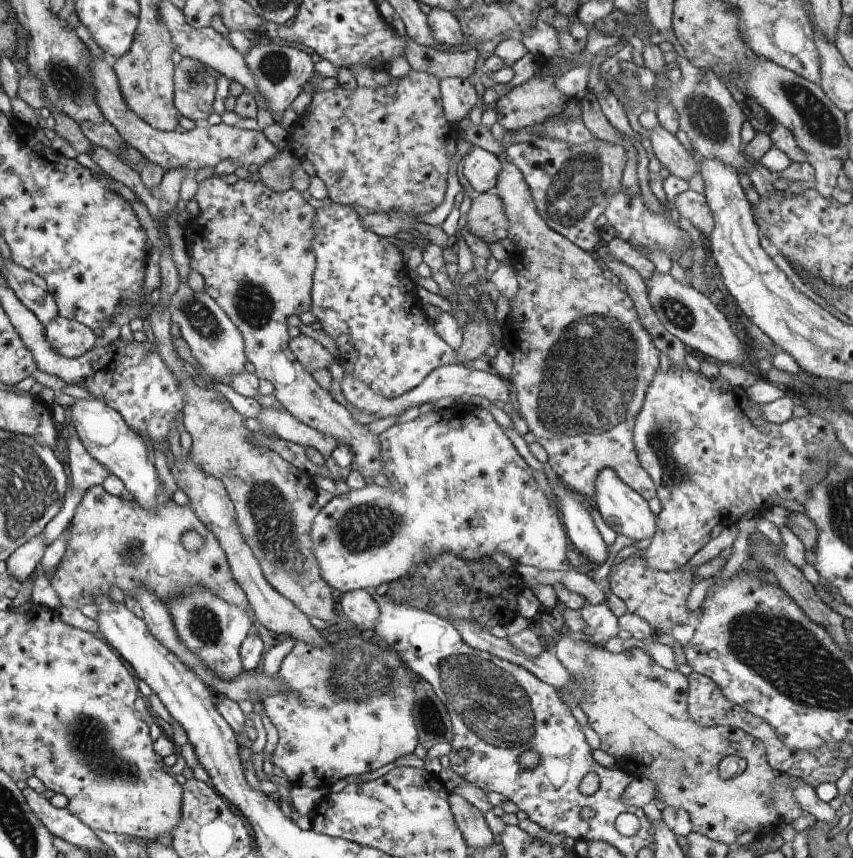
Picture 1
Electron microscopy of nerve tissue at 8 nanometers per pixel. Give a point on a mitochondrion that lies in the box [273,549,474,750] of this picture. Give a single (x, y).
(361, 670)

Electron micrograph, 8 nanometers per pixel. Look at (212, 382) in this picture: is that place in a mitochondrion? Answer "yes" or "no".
no

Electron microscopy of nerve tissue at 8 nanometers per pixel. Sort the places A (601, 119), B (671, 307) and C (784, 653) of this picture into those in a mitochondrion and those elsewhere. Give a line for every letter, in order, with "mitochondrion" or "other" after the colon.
A: other
B: mitochondrion
C: mitochondrion

